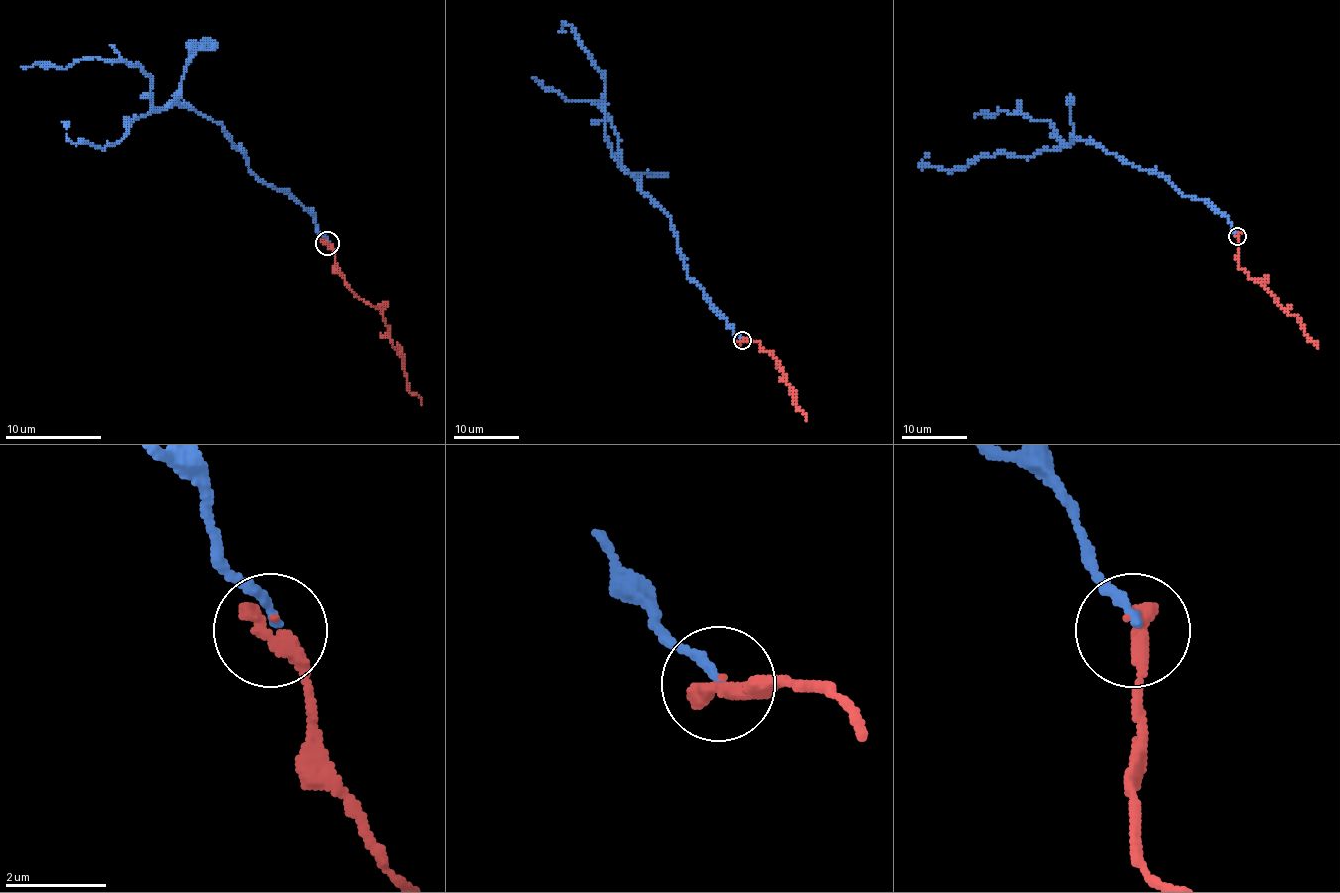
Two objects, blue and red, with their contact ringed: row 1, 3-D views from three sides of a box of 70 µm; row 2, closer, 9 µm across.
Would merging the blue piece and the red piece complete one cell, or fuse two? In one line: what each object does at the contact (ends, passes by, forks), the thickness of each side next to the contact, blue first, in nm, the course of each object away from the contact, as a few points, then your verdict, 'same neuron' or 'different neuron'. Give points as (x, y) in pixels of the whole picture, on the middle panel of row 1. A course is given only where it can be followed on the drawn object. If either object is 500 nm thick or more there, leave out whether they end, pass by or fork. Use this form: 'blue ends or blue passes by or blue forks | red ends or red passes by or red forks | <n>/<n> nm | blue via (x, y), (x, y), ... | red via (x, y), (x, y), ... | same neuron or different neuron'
blue ends | red ends | 190/400 nm | blue via (742, 340), (688, 276), (670, 217), (611, 151), (604, 80), (568, 24), (563, 24), (560, 32) | red via (742, 340), (756, 340), (780, 365), (783, 378), (793, 391), (793, 401), (807, 421) | same neuron

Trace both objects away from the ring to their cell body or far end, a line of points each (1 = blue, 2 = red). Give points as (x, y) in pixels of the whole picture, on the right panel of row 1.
1: (1237, 235), (1204, 200), (1089, 141), (1030, 158), (977, 156), (949, 171), (921, 167), (929, 153)
2: (1237, 237), (1237, 265), (1262, 284), (1288, 314), (1298, 319), (1305, 335), (1318, 347)

